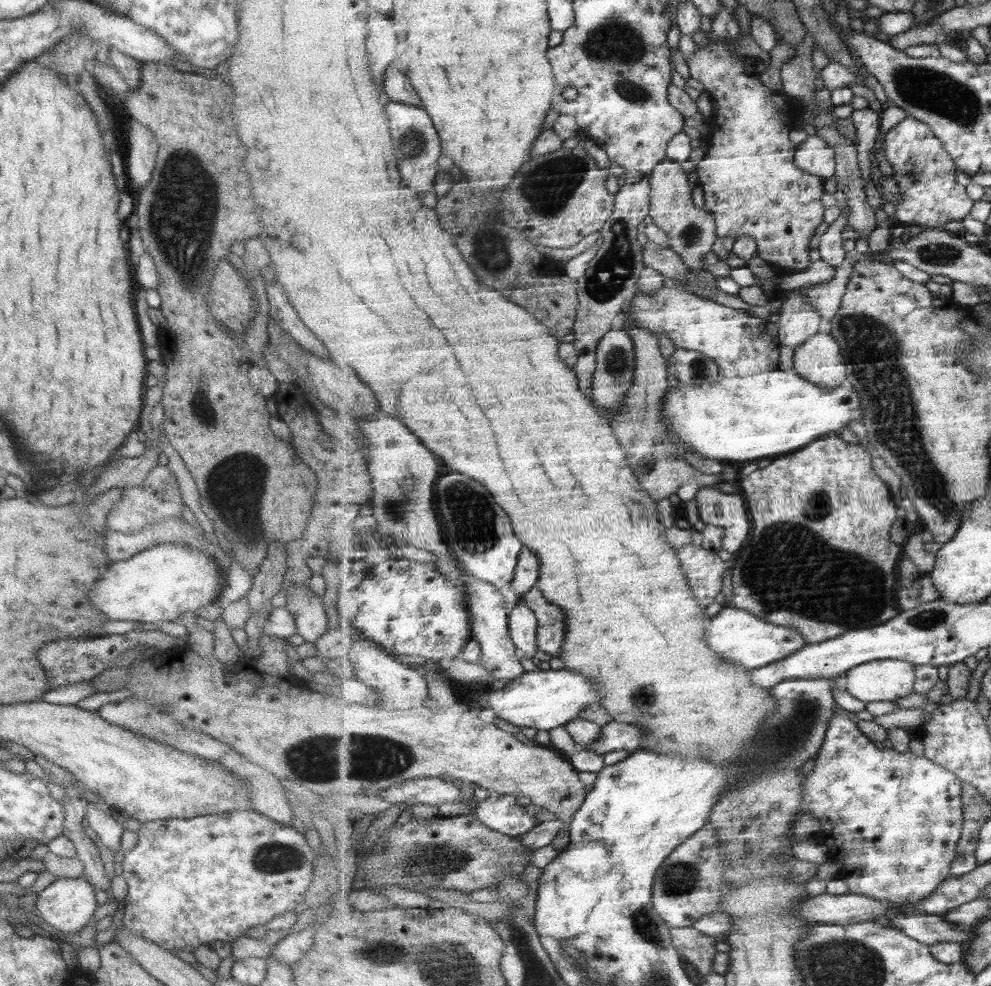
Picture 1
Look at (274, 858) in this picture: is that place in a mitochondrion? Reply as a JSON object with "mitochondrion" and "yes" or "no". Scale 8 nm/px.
{"mitochondrion":"yes"}

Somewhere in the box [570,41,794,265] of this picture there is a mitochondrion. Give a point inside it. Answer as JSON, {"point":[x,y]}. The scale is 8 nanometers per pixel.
{"point":[635,91]}

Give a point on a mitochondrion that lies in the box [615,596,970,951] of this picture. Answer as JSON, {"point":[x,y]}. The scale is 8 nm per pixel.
{"point":[792,737]}

